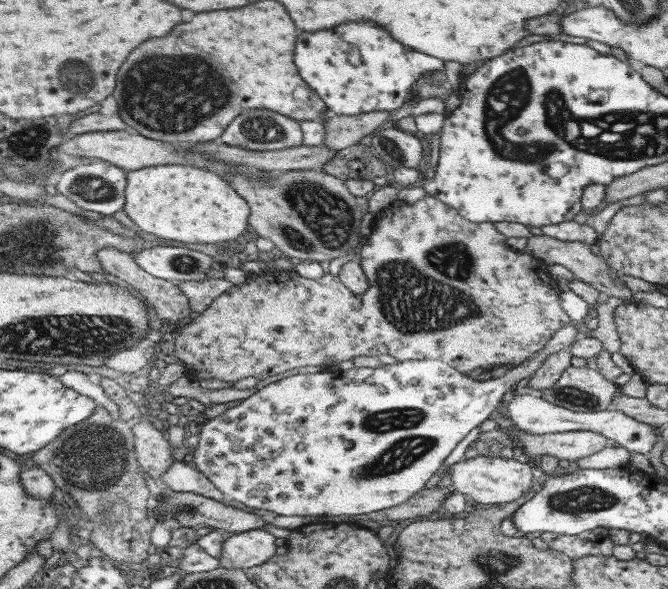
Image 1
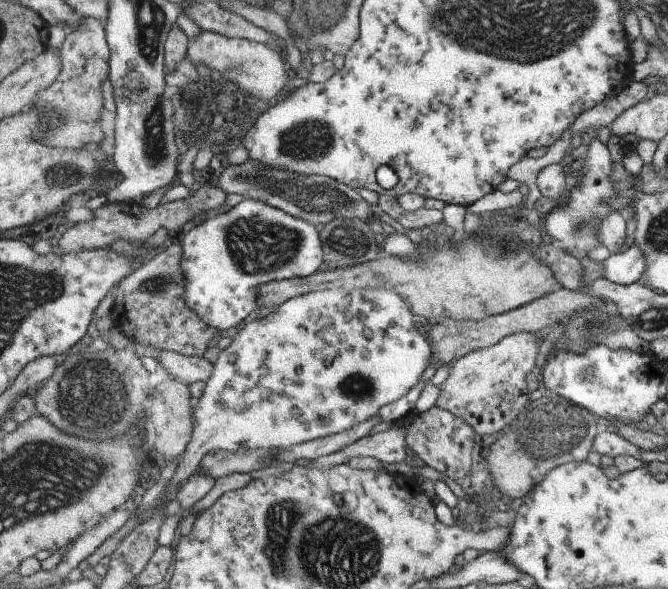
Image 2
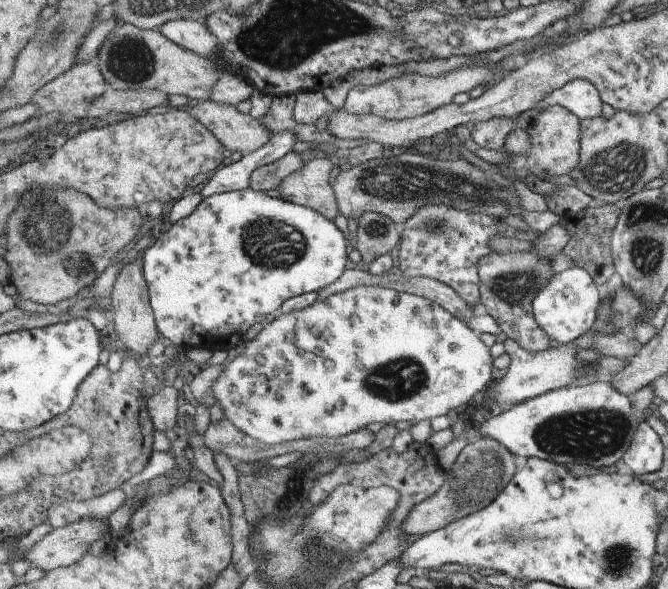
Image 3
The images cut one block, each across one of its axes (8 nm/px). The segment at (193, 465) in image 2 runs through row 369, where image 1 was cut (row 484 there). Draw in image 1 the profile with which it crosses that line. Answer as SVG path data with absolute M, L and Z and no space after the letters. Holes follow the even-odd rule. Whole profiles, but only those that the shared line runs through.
M543 349L531 358L527 358L522 365L511 368L505 375L486 380L477 380L473 376L466 375L441 359L408 360L379 368L353 367L339 372L307 370L304 374L291 375L263 387L241 402L240 406L231 408L219 417L211 419L203 426L199 435L199 444L191 453L197 470L203 472L227 499L239 501L254 509L263 508L263 510L290 517L352 517L359 516L359 514L371 514L377 510L391 509L394 506L403 505L421 493L429 484L429 480L441 470L441 466L451 456L451 452L457 448L457 444L463 442L469 436L469 432L479 428L485 420L493 419L497 407L501 405L505 395L509 394L511 386L523 379L529 380L541 368L550 353L549 349Z

